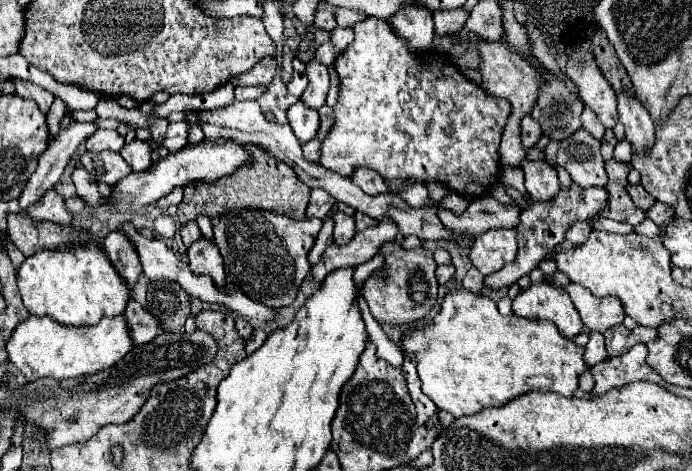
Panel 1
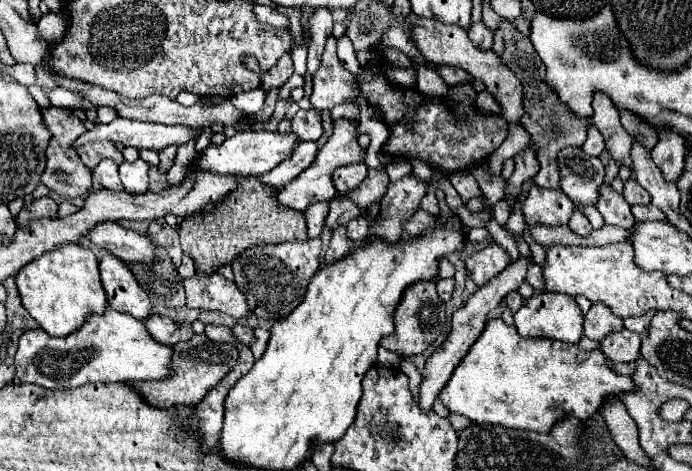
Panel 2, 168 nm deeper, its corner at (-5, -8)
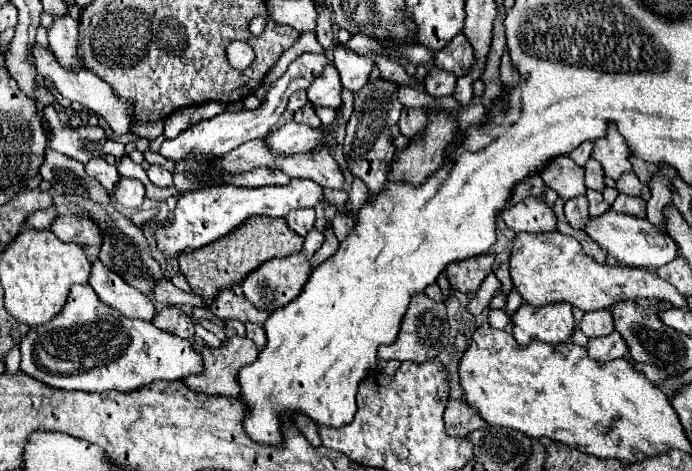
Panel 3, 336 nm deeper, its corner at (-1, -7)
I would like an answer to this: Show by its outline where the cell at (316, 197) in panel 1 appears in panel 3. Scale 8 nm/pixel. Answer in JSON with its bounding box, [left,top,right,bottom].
[286,209,314,237]

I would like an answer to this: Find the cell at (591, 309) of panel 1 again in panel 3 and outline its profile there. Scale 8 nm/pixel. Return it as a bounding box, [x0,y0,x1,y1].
[580,309,614,337]

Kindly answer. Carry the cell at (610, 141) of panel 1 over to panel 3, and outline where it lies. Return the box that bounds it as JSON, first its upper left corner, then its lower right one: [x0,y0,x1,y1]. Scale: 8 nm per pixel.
[584,159,606,191]

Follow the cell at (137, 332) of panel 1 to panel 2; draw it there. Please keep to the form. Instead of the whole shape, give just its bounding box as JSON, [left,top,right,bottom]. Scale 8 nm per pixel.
[144,316,194,346]

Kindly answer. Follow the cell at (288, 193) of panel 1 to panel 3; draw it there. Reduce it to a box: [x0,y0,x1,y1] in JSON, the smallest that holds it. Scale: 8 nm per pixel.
[178,219,304,299]

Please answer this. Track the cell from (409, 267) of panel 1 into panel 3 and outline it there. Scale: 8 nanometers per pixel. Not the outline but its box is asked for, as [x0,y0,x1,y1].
[378,293,448,363]

